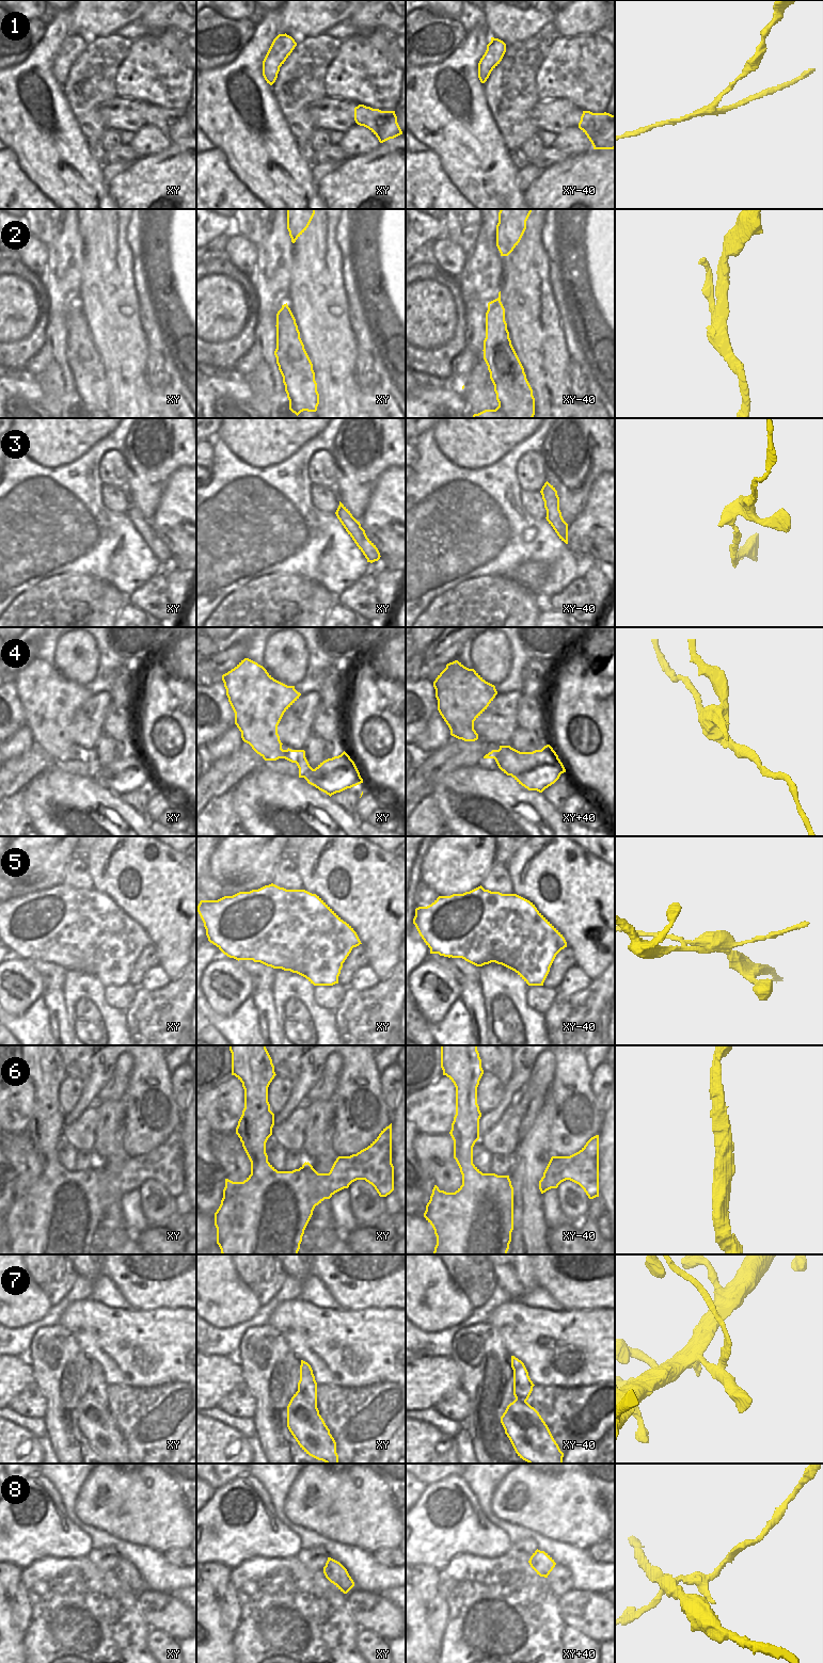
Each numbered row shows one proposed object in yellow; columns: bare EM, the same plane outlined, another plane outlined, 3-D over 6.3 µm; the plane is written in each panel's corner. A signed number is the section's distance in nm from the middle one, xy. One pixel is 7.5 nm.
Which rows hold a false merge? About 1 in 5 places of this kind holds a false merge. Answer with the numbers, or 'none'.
2, 4, 5, 7, 8

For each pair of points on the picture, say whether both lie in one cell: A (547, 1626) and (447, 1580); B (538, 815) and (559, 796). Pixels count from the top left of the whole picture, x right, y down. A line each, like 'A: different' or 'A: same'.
A: same
B: different

